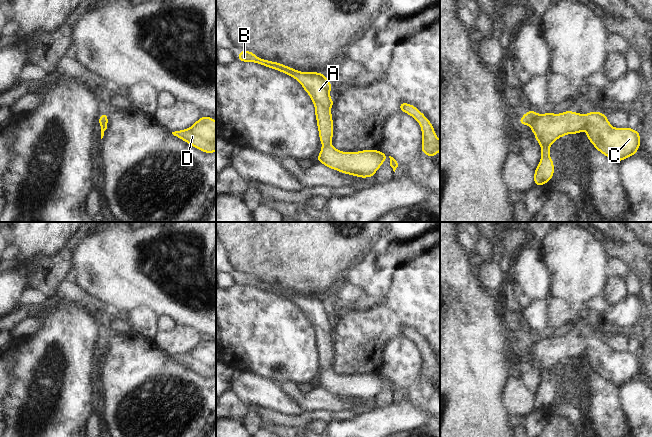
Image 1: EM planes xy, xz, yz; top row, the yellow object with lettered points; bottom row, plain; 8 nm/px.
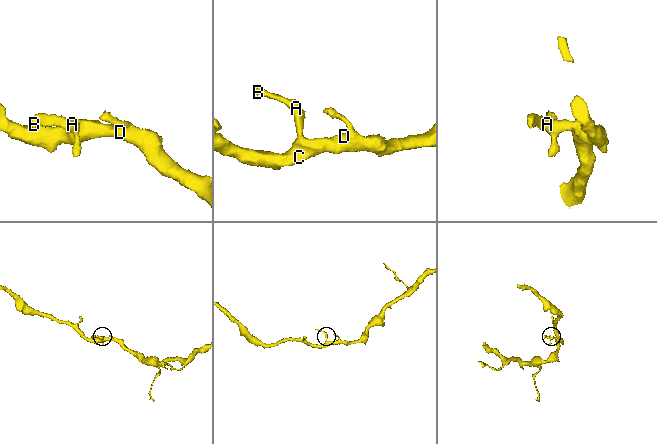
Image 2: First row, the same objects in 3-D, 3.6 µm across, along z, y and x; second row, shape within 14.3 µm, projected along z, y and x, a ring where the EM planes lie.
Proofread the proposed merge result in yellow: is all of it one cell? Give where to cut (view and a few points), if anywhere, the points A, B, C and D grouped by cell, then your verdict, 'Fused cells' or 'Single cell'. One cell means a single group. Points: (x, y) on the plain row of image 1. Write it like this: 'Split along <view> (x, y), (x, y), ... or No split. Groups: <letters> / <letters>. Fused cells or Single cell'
No split. Groups: A B C D. Single cell.

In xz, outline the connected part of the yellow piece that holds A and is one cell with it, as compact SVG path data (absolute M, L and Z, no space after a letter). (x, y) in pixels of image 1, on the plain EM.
M241 274L238 277L237 284L239 284L241 286L257 287L257 288L260 288L262 290L280 295L280 296L287 298L290 301L294 302L295 304L297 304L301 308L301 310L306 315L306 317L311 321L311 325L313 326L313 329L315 330L314 335L315 335L315 341L316 341L316 344L317 344L317 347L316 347L317 352L319 354L319 357L318 357L319 364L321 365L321 367L323 369L321 371L321 375L320 375L320 377L319 377L319 379L316 383L317 386L320 386L323 389L327 390L328 392L339 395L339 396L344 397L344 398L357 400L359 402L369 402L369 401L375 400L375 397L383 389L385 382L388 380L390 382L390 390L393 392L393 395L395 396L396 392L398 391L397 385L393 381L391 381L391 380L389 380L389 379L387 379L387 378L385 378L385 377L383 377L383 376L381 376L377 373L376 374L360 374L358 376L343 376L341 374L336 373L335 371L333 371L330 368L332 363L333 363L333 357L334 357L334 354L335 354L334 351L333 351L333 341L332 341L332 338L331 338L331 331L335 328L335 326L330 322L330 316L331 316L332 309L331 309L331 306L327 303L326 299L323 299L320 296L301 296L301 295L298 295L298 294L291 292L289 290L285 290L280 286L273 286L273 285L270 285L270 284L265 284L265 283L262 283L260 281L257 281L252 275Z

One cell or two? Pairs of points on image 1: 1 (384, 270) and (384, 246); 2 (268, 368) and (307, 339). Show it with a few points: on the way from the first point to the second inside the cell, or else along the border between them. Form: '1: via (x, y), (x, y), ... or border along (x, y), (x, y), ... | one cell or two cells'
1: via (384, 264), (384, 252) | one cell
2: via (278, 358), (297, 340) | one cell

